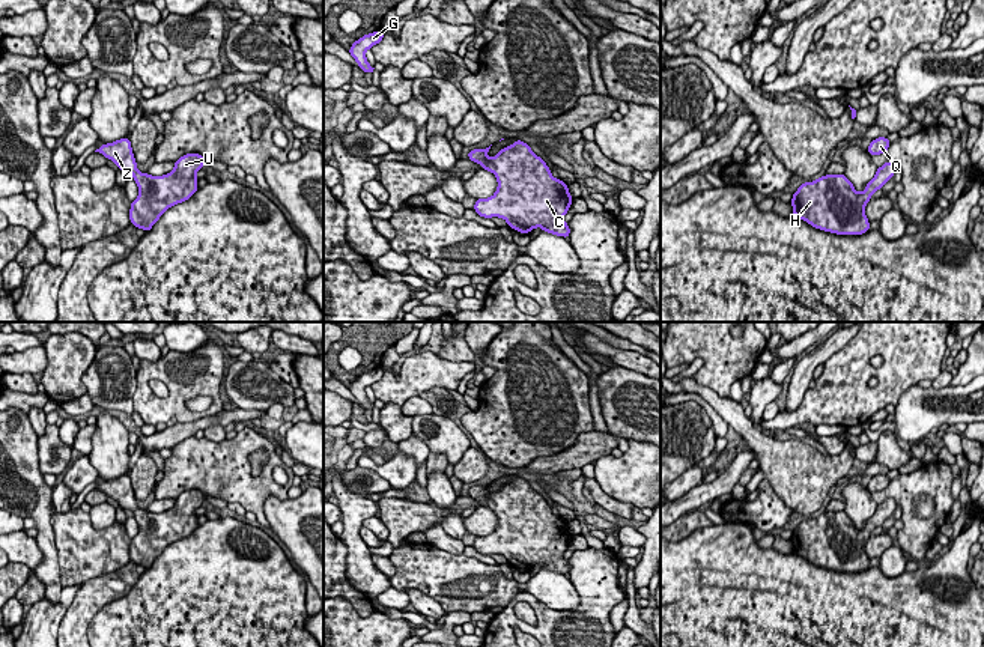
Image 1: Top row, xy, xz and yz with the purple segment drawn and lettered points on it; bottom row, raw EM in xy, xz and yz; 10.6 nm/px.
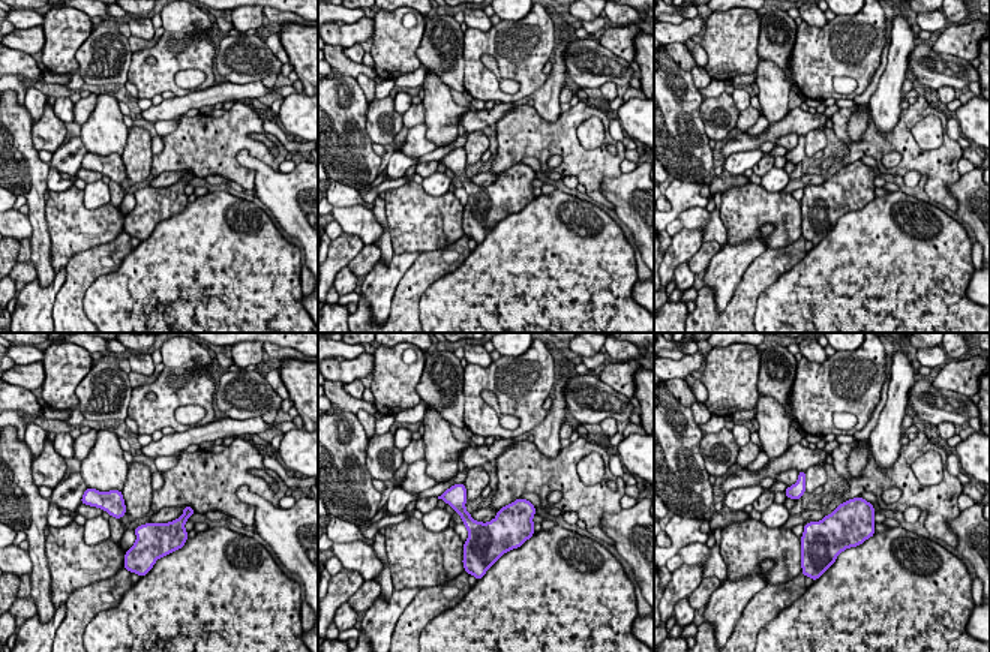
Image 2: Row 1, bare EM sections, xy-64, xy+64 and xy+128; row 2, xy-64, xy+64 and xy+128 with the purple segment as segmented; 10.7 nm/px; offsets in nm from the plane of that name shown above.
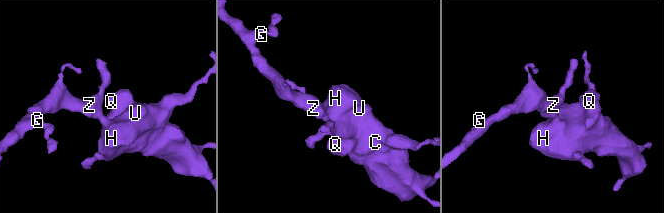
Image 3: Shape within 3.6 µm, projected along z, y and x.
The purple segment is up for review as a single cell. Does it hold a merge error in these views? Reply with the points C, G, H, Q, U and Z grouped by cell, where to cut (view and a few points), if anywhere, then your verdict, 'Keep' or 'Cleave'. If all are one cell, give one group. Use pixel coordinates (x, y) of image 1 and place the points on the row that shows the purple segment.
Groups: C G H Q U Z. No split. Keep

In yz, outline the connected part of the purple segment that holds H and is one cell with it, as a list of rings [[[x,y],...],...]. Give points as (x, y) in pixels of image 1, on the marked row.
[[[894,161],[877,167],[874,178],[862,193],[858,193],[846,175],[825,175],[812,182],[803,182],[793,193],[793,215],[815,229],[837,235],[864,235],[870,230],[865,206],[874,191],[892,179]]]

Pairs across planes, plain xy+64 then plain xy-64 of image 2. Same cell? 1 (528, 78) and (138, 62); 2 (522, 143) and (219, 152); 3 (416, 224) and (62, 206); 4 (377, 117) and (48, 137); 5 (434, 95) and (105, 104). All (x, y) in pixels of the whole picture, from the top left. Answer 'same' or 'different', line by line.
1: same
2: same
3: same
4: same
5: same

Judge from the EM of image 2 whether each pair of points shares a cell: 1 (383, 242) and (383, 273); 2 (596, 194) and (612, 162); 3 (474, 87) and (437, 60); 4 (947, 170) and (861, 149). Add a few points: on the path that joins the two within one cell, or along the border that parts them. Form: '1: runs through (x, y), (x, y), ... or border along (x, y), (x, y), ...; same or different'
1: border along (393, 252), (389, 261), (380, 260); different
2: runs through (596, 186), (596, 179), (605, 170); same
3: border along (462, 42), (465, 90); different
4: runs through (926, 162), (920, 161), (903, 144), (882, 144); same

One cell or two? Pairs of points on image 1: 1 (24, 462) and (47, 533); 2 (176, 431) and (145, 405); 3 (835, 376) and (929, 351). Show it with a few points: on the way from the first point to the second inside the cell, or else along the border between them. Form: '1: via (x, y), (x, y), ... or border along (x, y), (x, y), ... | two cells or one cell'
1: via (27, 480), (30, 483), (30, 497), (42, 515) | one cell
2: border along (211, 414), (176, 423) | two cells
3: via (858, 372), (895, 372), (906, 361) | one cell

